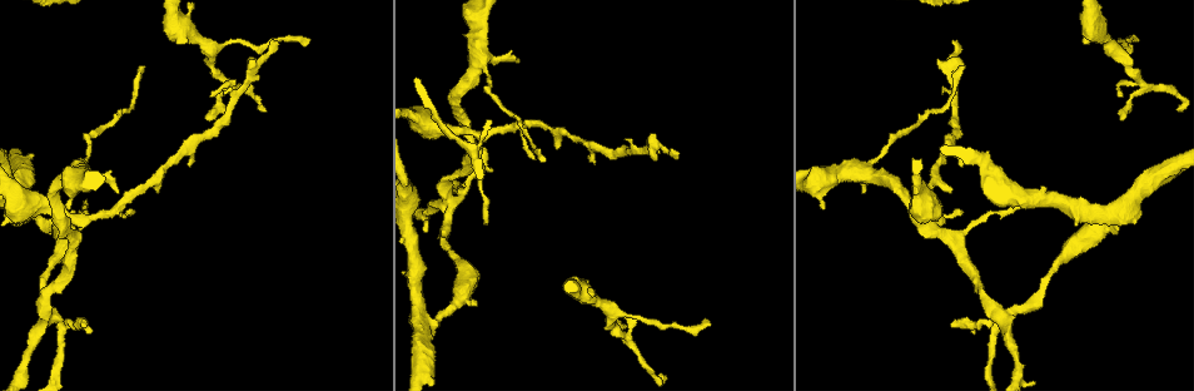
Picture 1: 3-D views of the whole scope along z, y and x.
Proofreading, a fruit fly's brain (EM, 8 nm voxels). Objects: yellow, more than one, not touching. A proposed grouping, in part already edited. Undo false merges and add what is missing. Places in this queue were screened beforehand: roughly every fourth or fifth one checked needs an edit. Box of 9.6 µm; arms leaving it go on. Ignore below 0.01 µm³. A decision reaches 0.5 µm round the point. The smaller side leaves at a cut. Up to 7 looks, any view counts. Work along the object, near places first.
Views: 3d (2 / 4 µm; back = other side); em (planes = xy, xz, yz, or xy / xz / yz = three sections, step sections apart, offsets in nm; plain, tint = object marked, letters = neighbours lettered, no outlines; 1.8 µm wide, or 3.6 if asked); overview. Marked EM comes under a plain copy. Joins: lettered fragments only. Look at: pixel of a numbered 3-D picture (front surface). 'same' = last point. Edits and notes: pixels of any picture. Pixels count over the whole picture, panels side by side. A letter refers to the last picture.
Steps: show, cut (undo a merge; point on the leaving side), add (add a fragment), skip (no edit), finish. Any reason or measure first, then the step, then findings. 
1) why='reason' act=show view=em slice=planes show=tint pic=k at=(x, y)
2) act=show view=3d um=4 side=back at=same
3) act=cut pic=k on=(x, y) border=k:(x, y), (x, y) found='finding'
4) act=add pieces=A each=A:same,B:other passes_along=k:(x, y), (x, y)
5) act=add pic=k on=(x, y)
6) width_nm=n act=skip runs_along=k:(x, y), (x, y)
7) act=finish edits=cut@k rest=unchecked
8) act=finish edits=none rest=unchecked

why='a narrow waist' act=show view=3d um=4 pic=1 at=(1005, 315)

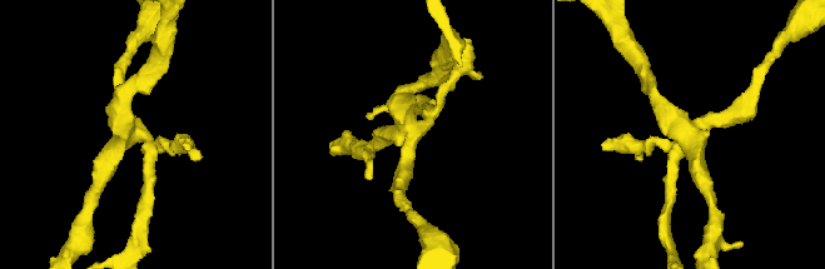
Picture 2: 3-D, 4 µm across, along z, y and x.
act=show view=em slice=planes show=letters pic=2 at=(127, 128)

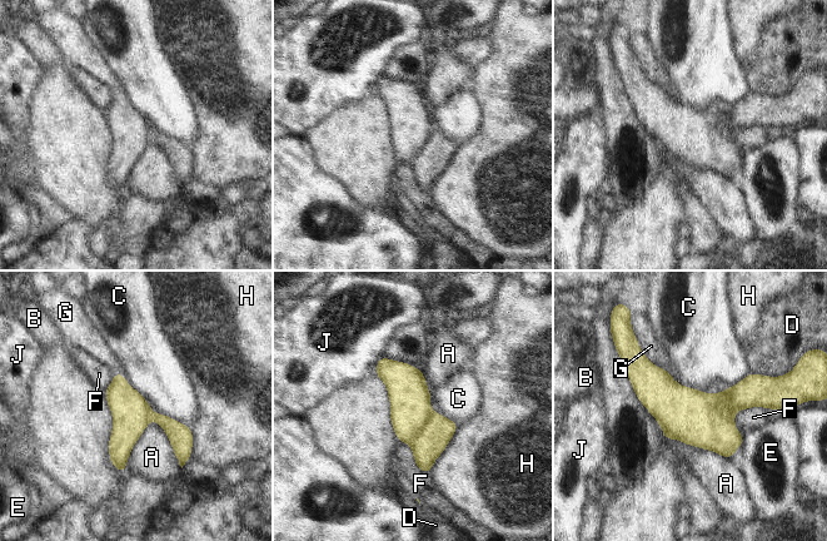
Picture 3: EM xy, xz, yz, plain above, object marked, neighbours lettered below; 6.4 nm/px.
width_nm=240 act=cut pic=3 on=(409, 397) each=A:other,B:other,C:other,D:other,E:other,F:other,G:other,H:other,J:other border=3:(432, 411), (423, 427), (408, 442) found='two neurons meet here'

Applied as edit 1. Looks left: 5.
act=show view=overview

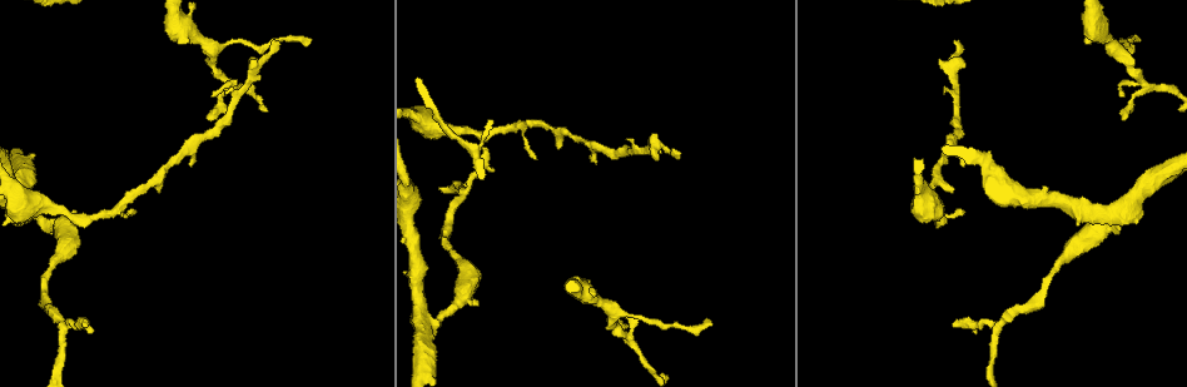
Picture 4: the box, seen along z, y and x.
why='free end' act=show view=em slice=yz step=8 show=tint pic=4 at=(674, 149)

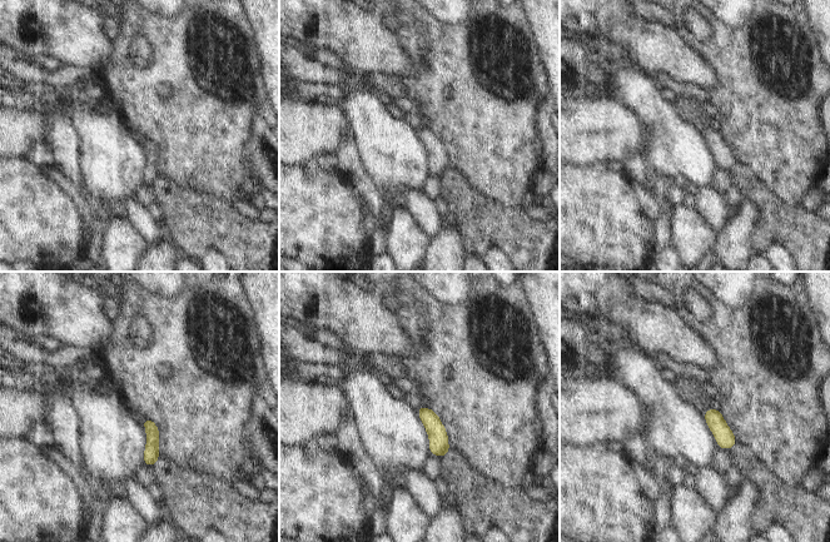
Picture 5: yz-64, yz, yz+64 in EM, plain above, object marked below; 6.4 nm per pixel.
act=show view=em slice=planes show=letters at=same

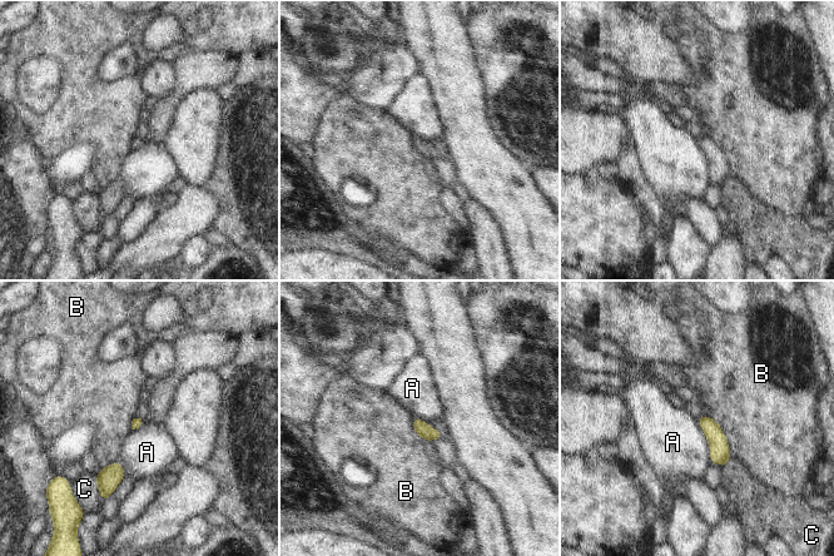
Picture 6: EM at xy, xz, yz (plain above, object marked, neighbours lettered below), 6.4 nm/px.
act=skip each=A:other,B:other,C:other border=6:(698, 415), (711, 463) found='none of them fits'

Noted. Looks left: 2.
act=finish edits=cut@3 rest=unchecked

